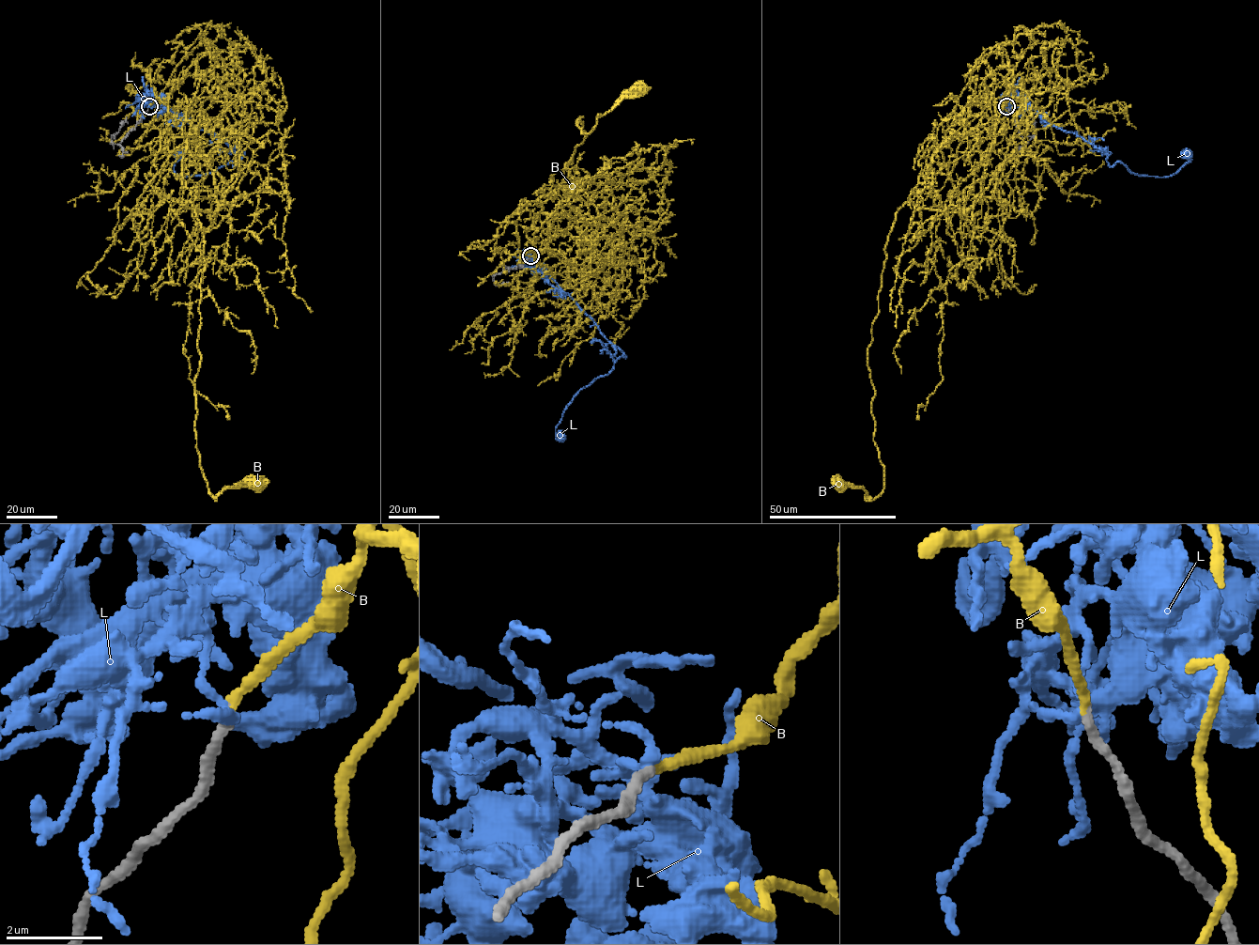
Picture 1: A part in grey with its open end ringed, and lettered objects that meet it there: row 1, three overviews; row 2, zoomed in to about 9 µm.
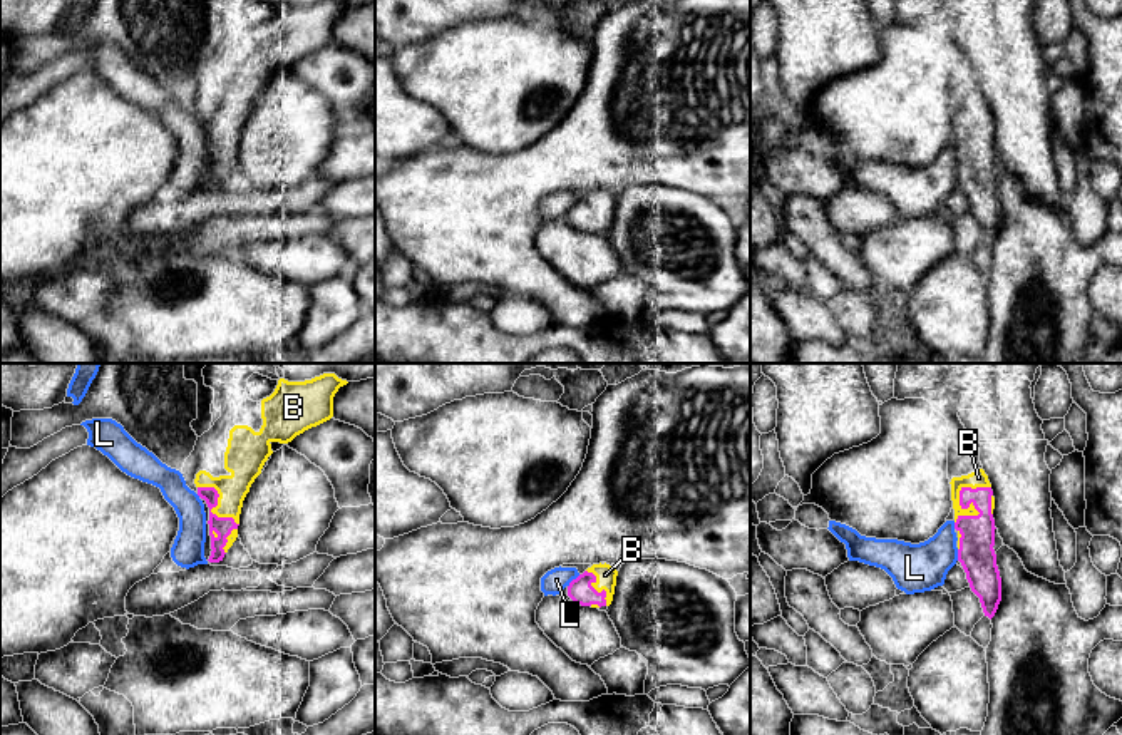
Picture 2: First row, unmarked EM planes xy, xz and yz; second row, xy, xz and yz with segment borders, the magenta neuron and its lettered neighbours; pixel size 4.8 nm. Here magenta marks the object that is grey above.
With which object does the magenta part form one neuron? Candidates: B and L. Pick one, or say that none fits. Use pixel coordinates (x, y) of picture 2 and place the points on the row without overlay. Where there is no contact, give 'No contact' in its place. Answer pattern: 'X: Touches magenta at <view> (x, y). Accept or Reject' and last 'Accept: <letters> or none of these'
B: Touches magenta at yz (962, 131). Accept
L: Touches magenta at xz (573, 205). Reject
Accept: B

